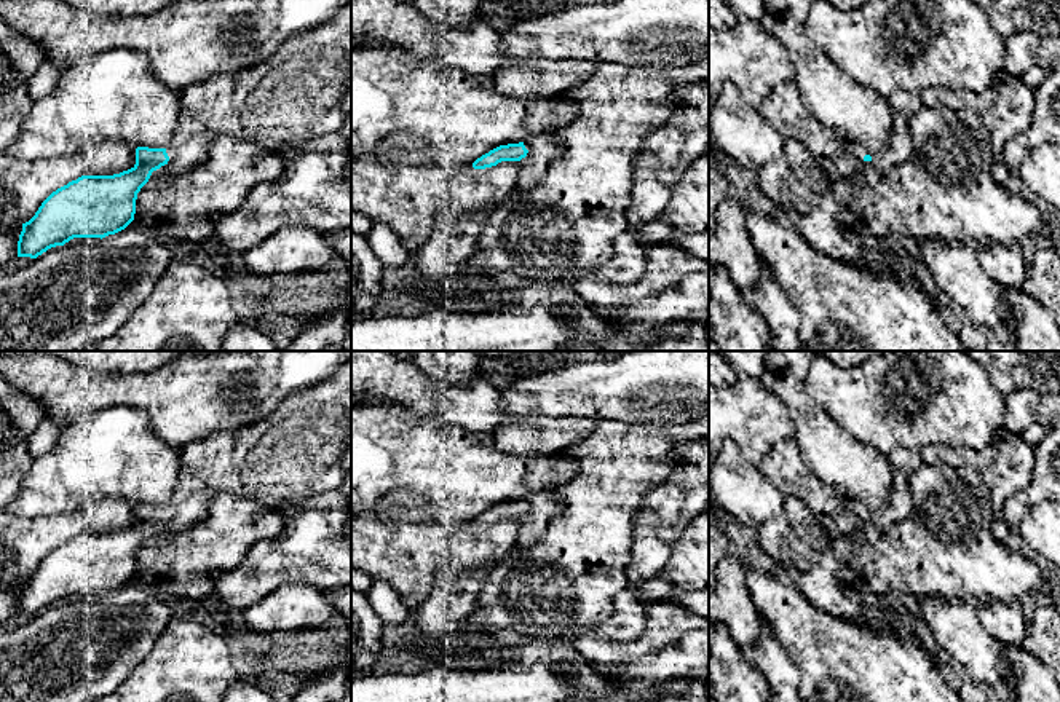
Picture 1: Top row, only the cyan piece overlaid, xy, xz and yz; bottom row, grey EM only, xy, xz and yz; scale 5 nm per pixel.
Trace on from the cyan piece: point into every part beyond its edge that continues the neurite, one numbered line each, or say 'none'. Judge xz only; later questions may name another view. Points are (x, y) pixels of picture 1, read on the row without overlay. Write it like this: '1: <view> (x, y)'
1: xz (541, 504)

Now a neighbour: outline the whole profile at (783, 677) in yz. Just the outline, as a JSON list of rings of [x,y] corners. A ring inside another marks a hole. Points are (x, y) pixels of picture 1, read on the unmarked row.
[[[761,622],[758,641],[750,646],[744,646],[742,653],[752,665],[758,667],[765,673],[771,702],[800,702],[798,668],[779,646],[769,625]]]

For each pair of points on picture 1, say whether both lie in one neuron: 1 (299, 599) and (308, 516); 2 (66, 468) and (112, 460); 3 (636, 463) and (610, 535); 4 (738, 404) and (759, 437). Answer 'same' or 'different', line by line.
1: different
2: same
3: same
4: same

